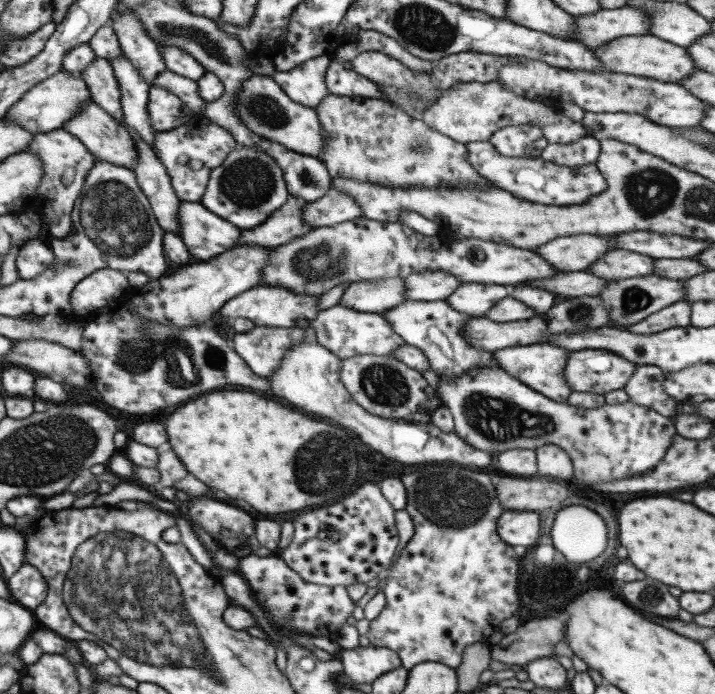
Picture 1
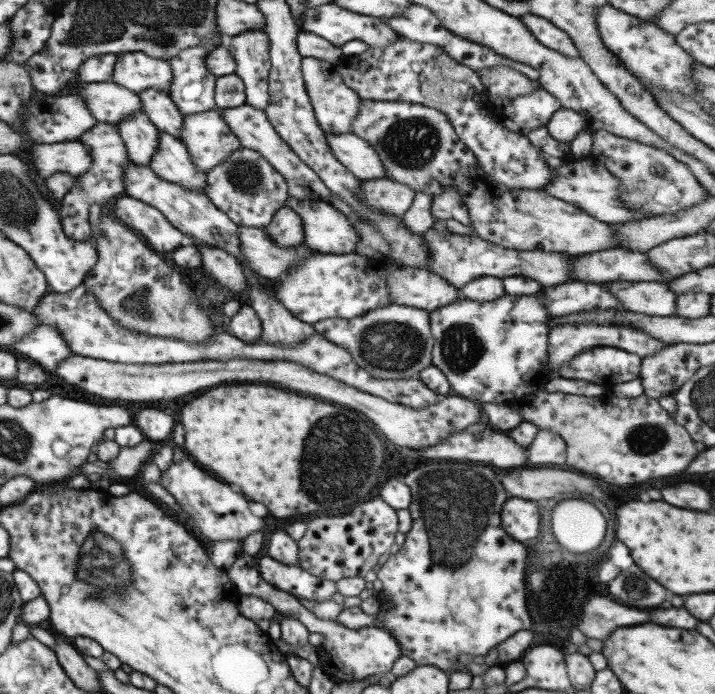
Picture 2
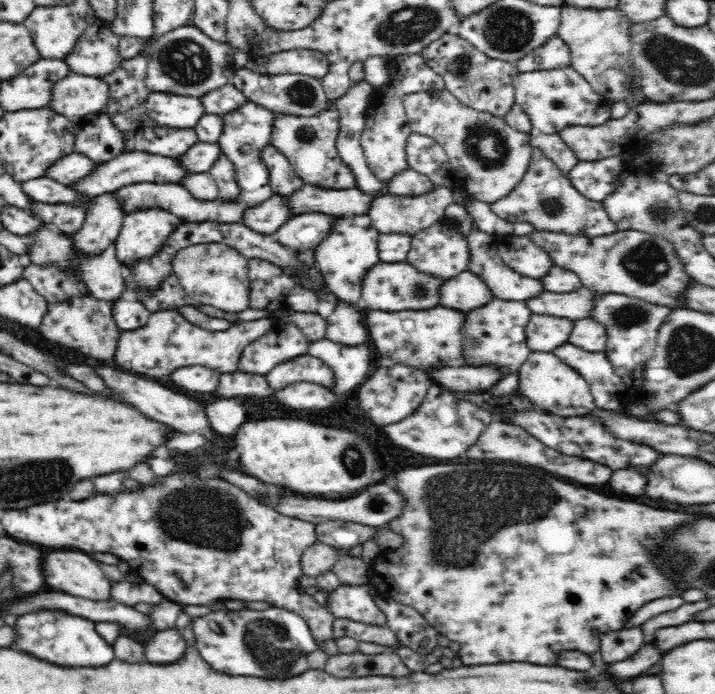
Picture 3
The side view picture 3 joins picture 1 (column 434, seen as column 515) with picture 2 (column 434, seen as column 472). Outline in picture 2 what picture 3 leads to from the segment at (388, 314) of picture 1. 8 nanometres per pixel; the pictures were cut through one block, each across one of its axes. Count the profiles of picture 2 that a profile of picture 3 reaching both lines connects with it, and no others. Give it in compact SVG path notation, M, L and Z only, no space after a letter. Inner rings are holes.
M542 292L536 296L506 294L494 302L478 302L458 298L429 312L431 333L435 343L431 352L432 365L438 367L450 383L453 394L468 399L500 404L524 397L544 388L552 378L549 360L549 320L552 318L542 304Z

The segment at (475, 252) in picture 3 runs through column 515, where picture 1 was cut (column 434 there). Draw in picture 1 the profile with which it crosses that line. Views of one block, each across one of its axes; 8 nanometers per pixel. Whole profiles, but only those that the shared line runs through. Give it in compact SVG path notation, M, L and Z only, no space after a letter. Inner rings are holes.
M442 270L410 274L404 279L406 300L446 301L462 283L456 276Z

